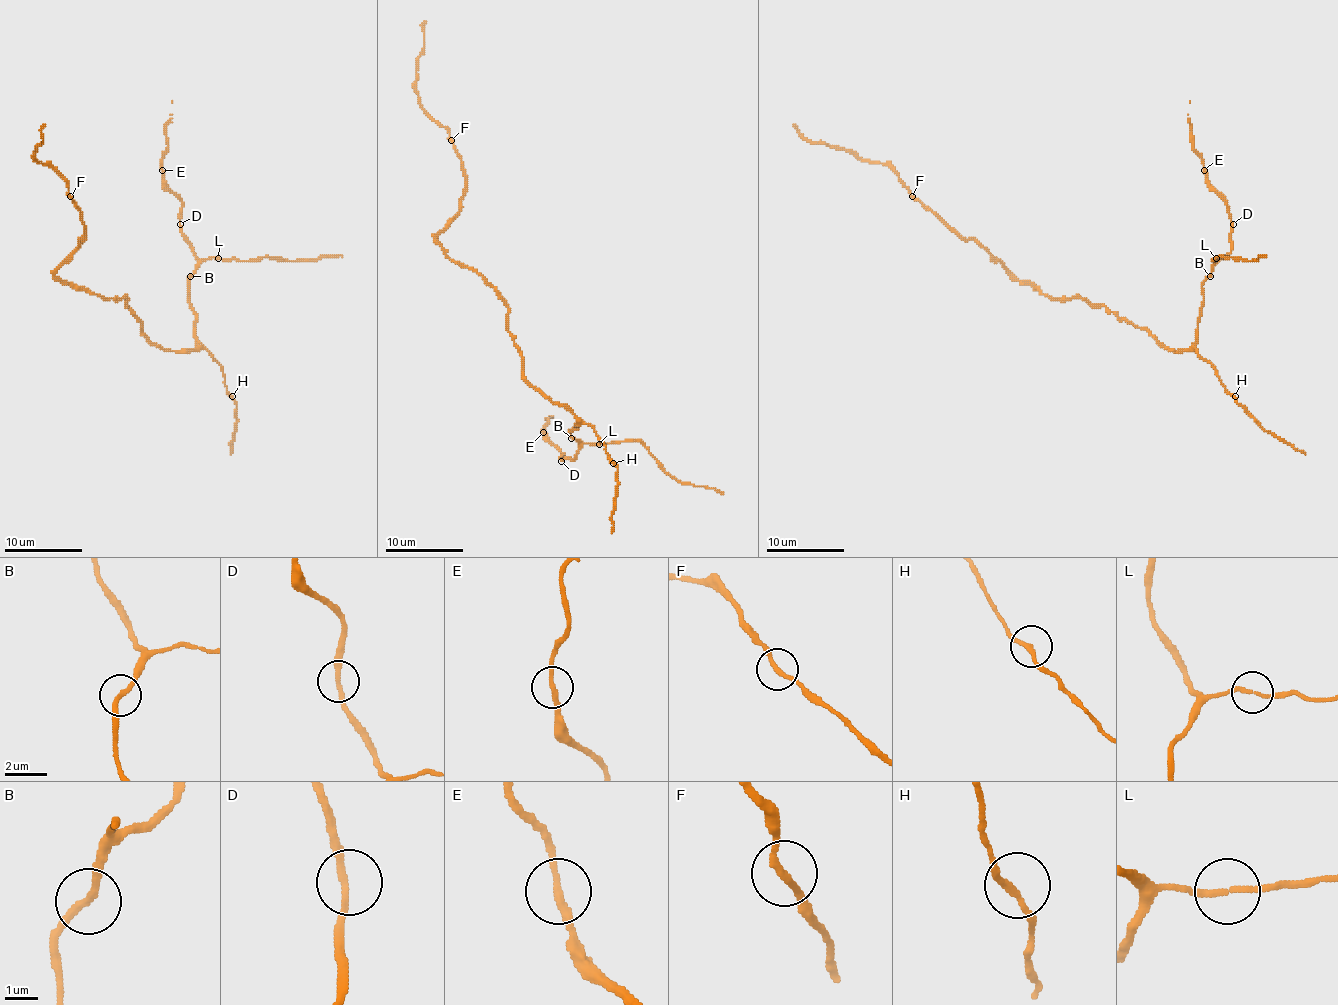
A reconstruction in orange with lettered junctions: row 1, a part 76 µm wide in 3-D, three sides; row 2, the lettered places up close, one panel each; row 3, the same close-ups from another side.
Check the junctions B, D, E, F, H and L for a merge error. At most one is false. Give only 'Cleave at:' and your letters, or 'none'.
Cleave at: none

